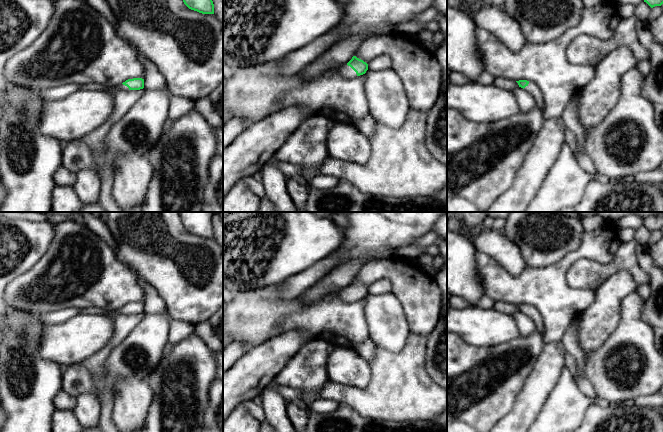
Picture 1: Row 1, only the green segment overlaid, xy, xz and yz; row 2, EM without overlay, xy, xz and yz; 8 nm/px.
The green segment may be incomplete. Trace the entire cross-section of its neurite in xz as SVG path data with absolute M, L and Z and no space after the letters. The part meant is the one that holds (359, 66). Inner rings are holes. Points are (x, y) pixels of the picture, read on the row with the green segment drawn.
M353 56L347 64L344 64L337 69L342 77L348 79L363 75L367 70L368 64L356 56Z

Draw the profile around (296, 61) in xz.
M337 31L328 32L305 47L286 55L279 67L279 73L283 76L297 74L324 54L332 45L338 43L339 36L340 33Z

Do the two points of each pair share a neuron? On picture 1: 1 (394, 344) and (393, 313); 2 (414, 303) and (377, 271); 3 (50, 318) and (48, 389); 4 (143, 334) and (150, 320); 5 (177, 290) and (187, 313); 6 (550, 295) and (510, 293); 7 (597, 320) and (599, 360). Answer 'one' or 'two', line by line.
1: one
2: one
3: two
4: one
5: one
6: one
7: two

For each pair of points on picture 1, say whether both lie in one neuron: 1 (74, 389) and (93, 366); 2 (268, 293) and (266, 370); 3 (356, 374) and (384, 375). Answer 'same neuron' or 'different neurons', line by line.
1: different neurons
2: different neurons
3: different neurons

